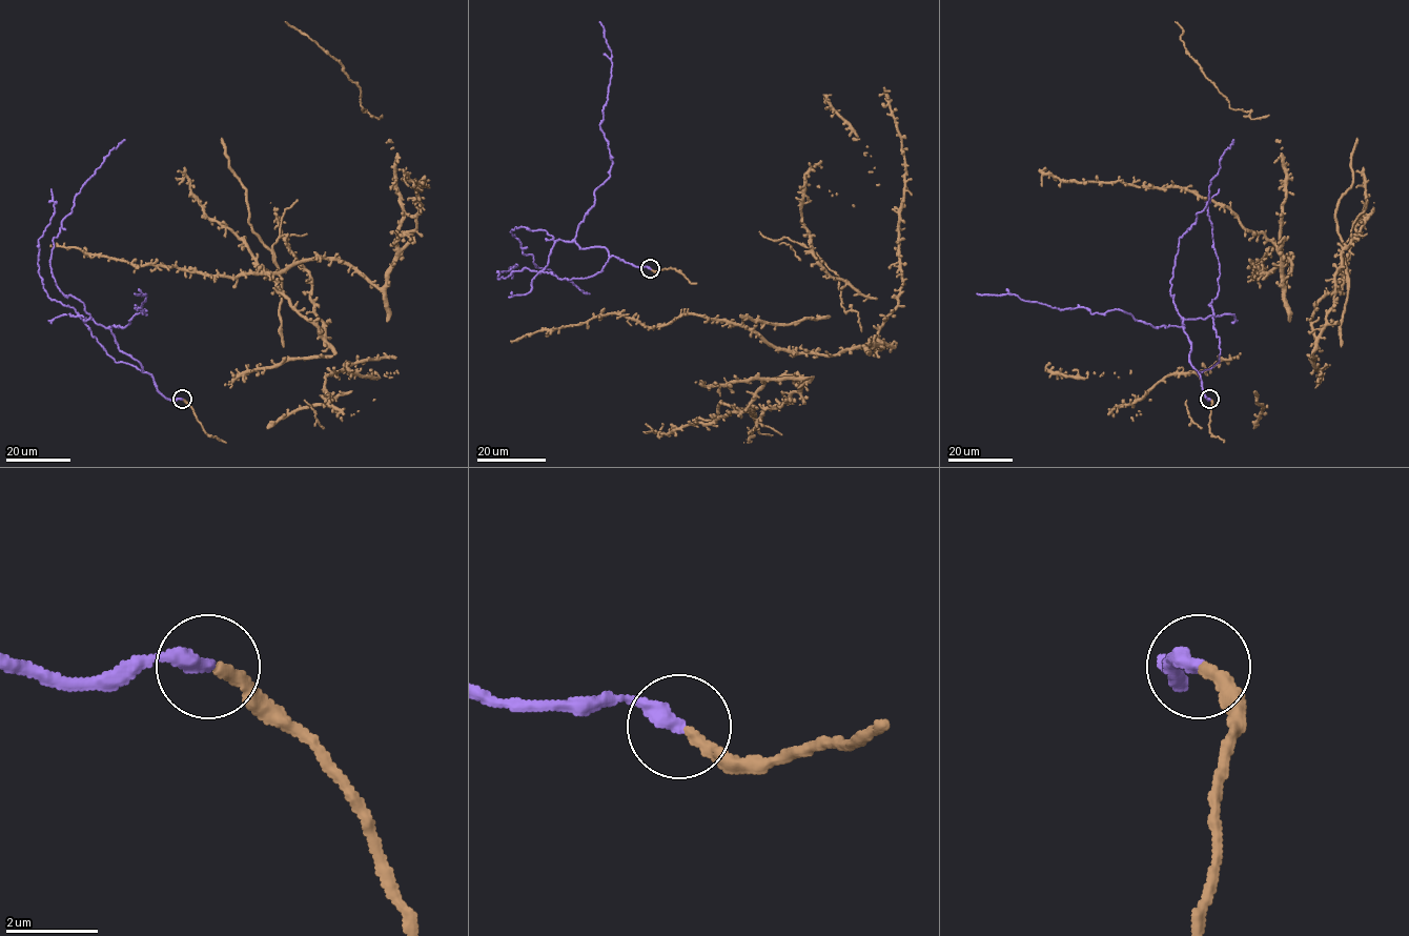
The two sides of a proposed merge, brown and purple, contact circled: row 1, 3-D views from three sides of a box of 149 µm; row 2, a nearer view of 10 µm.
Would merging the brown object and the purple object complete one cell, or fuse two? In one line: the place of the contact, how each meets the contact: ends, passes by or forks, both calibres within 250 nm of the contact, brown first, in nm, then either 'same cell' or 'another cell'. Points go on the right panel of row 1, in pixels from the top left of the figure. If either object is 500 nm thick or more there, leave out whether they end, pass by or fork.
place (1209, 399); brown ends; purple ends; calibres 280 and 360 nm; same cell

